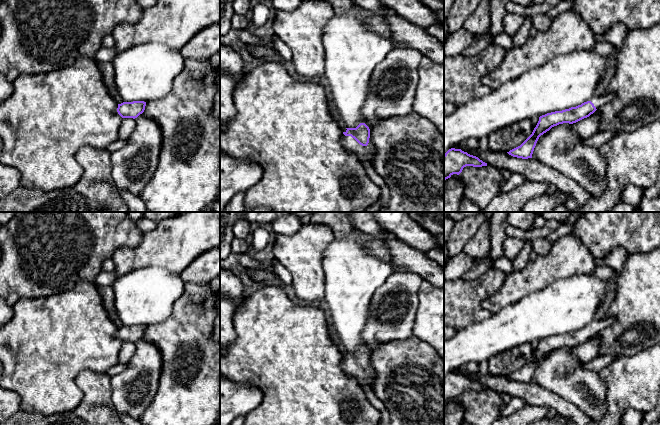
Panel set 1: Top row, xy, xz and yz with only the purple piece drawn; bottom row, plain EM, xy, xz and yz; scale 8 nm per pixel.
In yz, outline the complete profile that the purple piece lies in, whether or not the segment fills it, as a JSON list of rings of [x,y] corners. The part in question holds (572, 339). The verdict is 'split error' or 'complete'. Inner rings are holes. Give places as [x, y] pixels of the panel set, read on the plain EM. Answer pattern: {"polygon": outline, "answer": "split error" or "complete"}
{"polygon": [[[613,317],[593,320],[589,325],[584,326],[576,331],[571,331],[569,333],[555,335],[540,340],[532,358],[520,370],[510,374],[507,377],[517,382],[532,382],[534,372],[541,359],[559,348],[573,348],[589,341],[597,333],[610,326],[613,322]]], "answer": "split error"}

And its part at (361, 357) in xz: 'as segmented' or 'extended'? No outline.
extended

